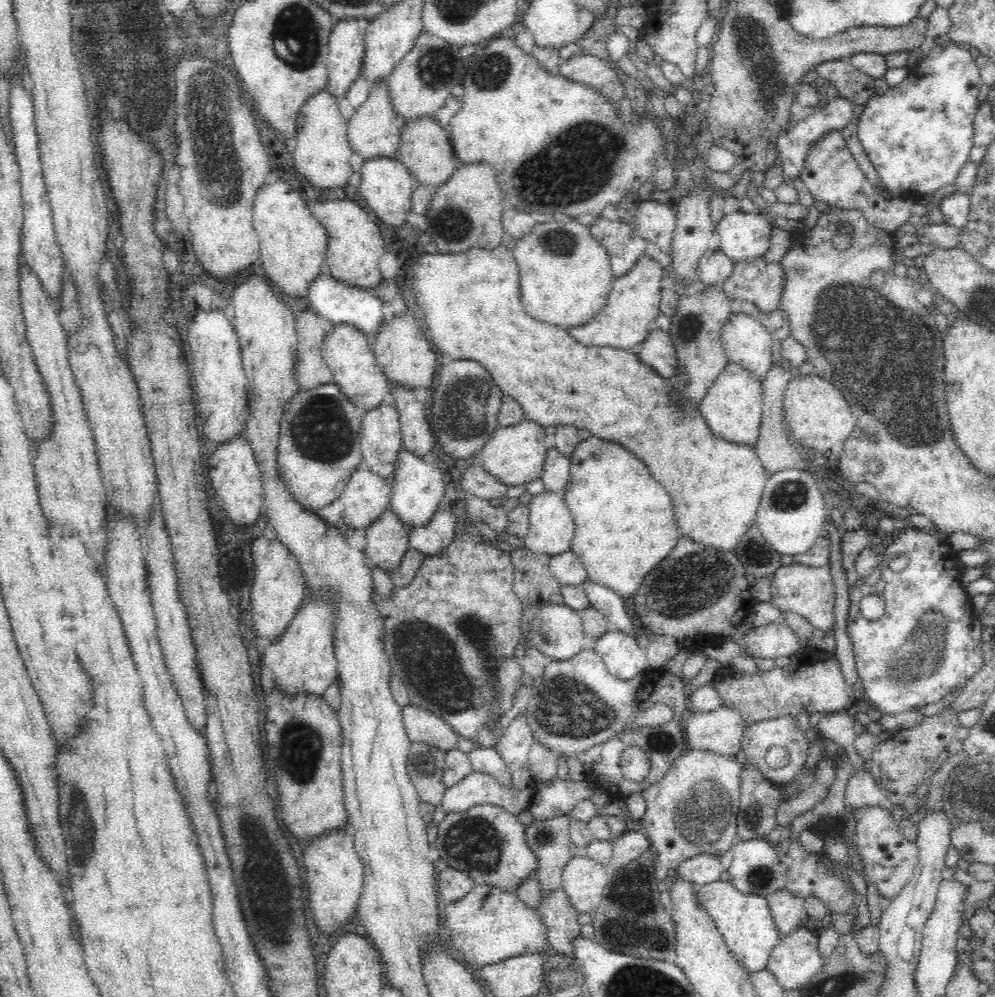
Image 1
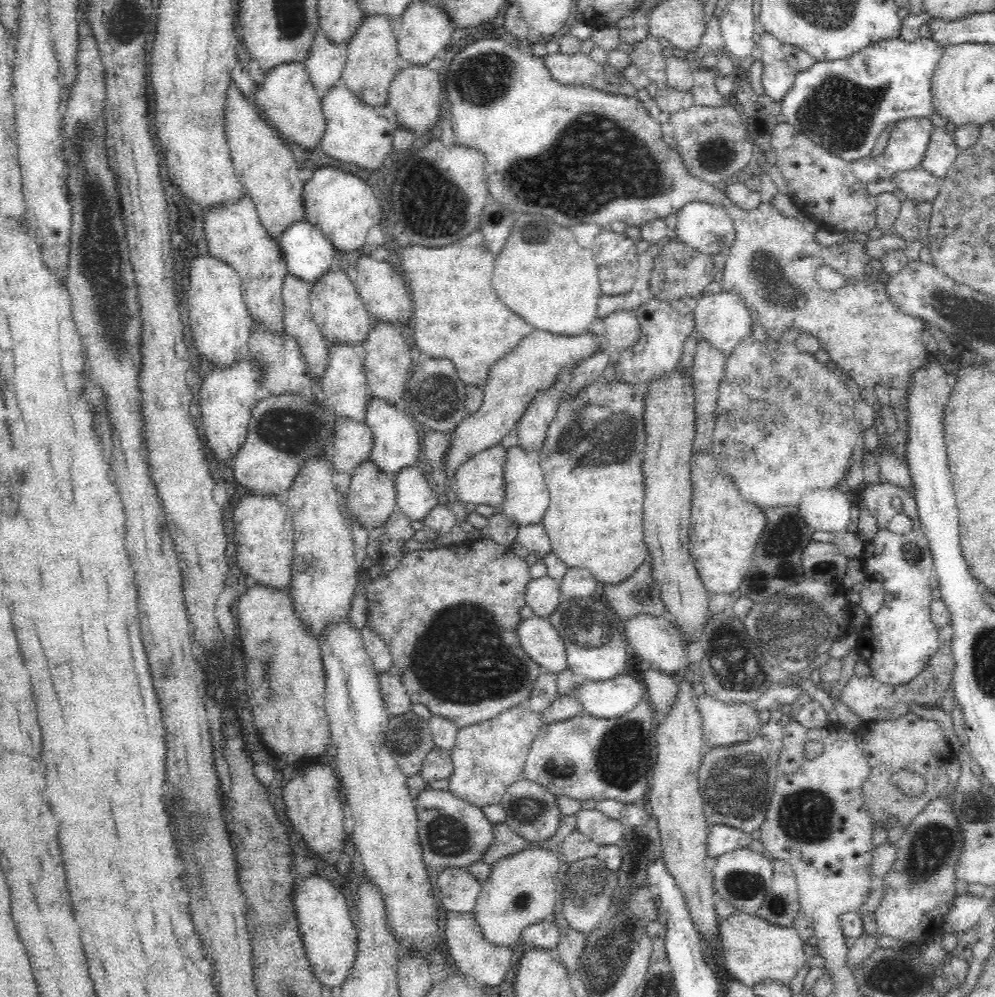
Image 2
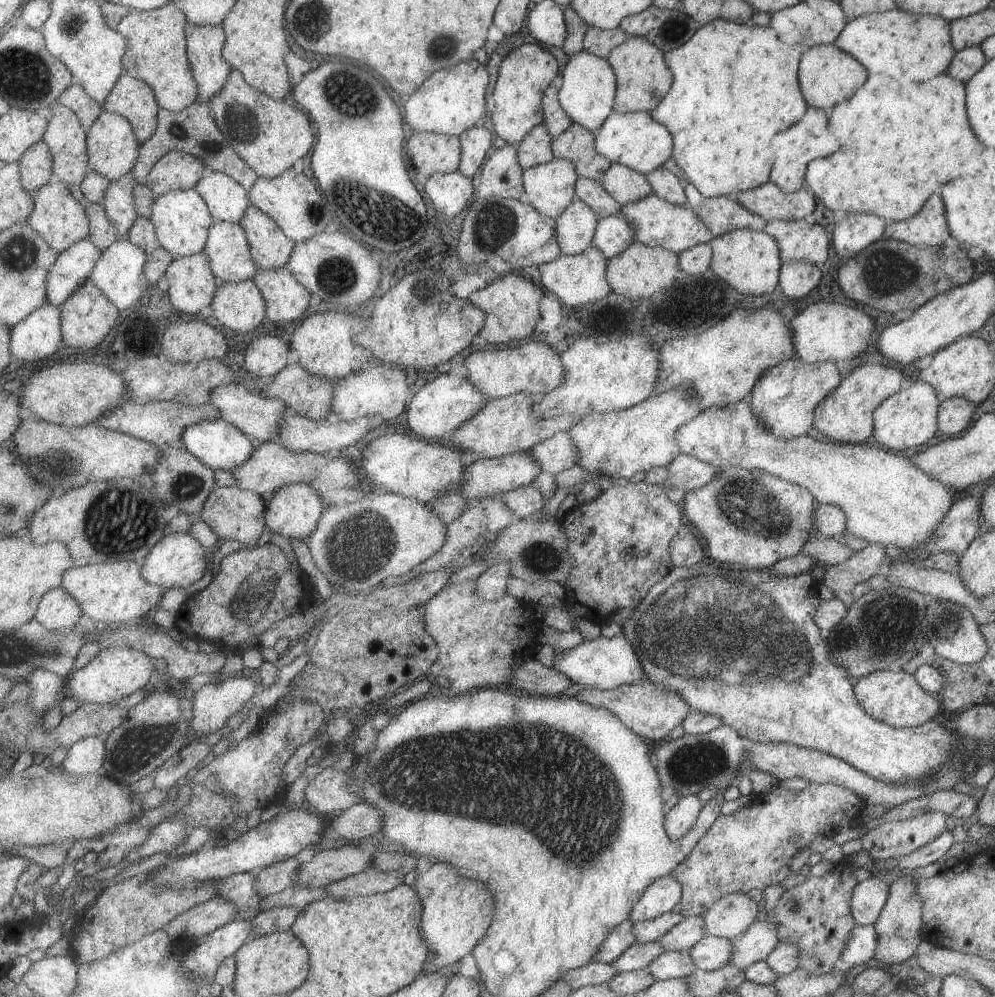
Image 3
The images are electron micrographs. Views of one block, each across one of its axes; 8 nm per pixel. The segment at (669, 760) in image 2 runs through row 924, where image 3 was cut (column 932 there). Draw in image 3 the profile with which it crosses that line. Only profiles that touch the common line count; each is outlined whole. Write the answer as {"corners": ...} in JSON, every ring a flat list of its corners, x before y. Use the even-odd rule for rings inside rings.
{"corners":[[877,670,867,676,861,676,853,685,853,695,867,716,894,728,920,726,931,721,941,708,941,704,935,698,936,695,922,690,915,678,903,670,900,672]]}

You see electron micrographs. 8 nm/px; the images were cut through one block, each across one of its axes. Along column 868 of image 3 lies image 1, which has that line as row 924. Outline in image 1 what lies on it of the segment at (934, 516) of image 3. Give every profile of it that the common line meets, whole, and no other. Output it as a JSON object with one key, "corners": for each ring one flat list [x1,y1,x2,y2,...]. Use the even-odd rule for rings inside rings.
{"corners":[[475,885,461,899,448,903,445,912,452,933,450,944,462,952,465,964,474,971,513,956,540,953,546,946,547,932,537,909,495,886]]}

